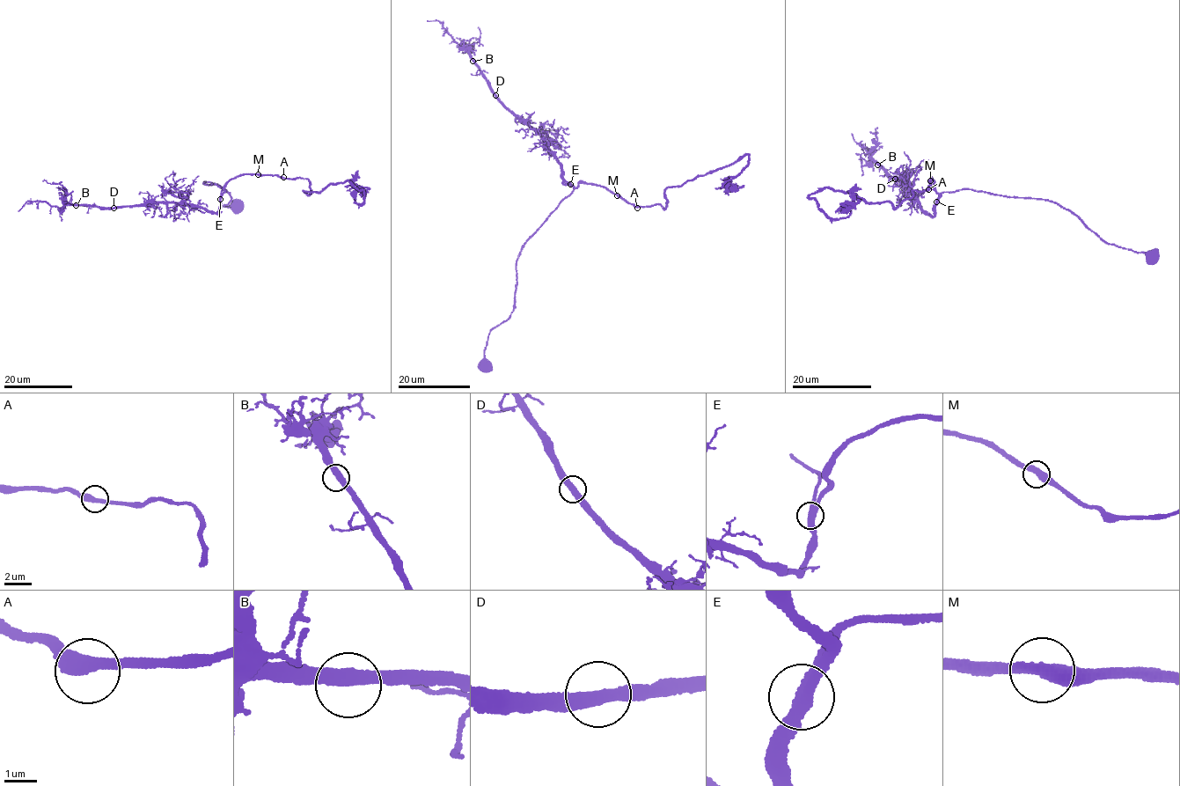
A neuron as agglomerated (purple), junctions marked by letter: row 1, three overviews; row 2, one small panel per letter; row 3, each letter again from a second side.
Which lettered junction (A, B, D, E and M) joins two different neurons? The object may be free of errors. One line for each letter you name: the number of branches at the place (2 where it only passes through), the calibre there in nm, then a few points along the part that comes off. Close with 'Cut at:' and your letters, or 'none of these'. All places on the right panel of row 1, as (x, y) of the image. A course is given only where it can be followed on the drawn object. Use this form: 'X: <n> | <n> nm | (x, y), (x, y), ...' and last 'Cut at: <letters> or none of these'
Cut at: none of these

